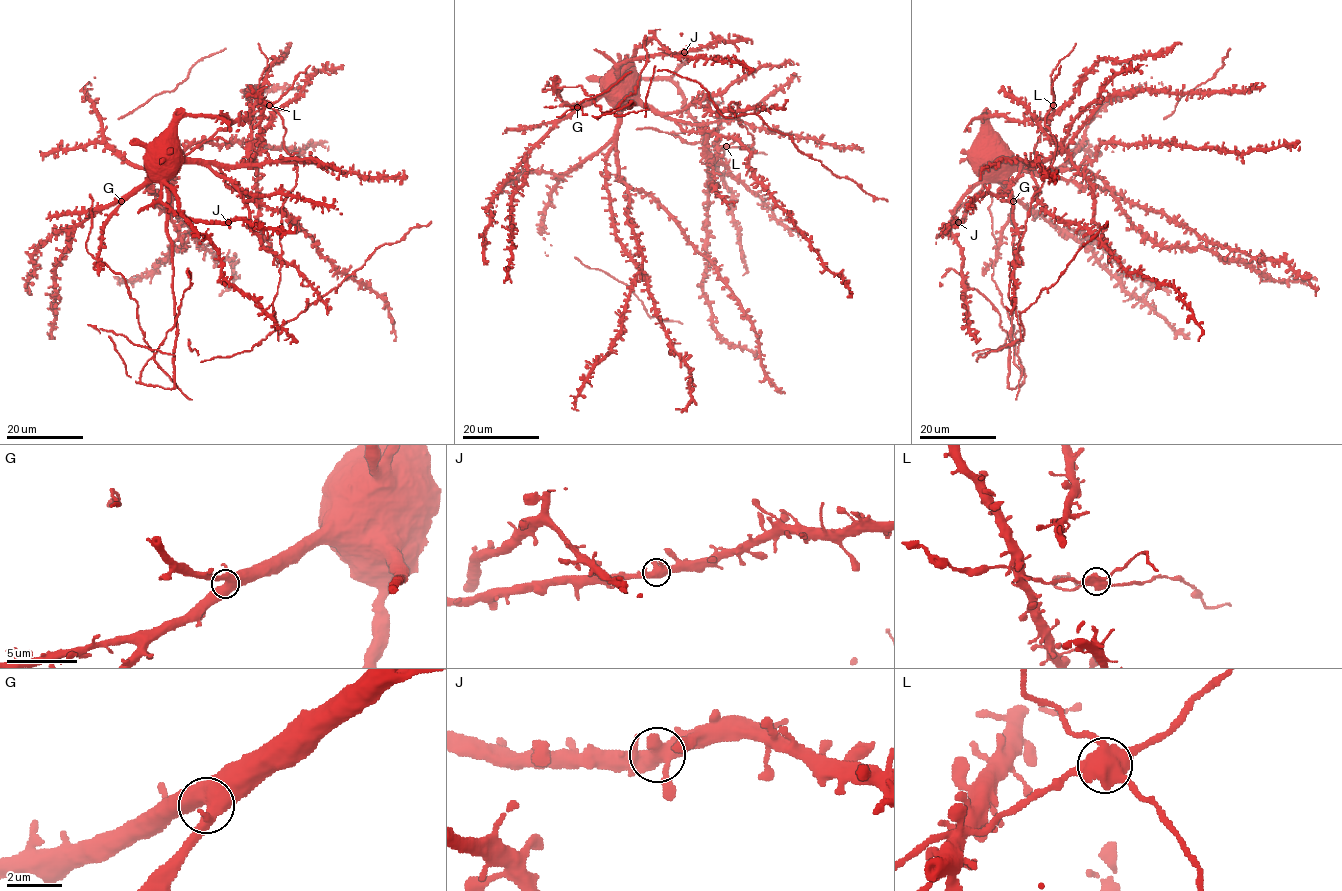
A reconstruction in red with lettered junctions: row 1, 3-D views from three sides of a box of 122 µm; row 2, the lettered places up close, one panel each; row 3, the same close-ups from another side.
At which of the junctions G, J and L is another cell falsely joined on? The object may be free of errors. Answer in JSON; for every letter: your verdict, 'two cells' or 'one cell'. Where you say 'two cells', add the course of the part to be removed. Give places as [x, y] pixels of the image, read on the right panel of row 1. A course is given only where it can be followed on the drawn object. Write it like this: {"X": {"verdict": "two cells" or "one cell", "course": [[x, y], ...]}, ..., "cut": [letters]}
{"G": {"verdict": "one cell"}, "J": {"verdict": "one cell"}, "L": {"verdict": "two cells"}, "cut": ["L"]}

